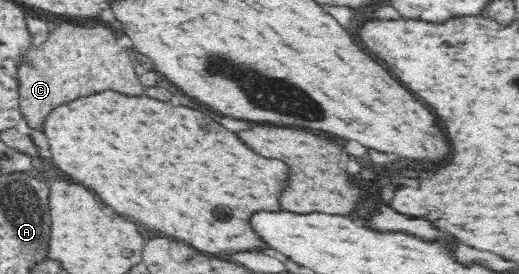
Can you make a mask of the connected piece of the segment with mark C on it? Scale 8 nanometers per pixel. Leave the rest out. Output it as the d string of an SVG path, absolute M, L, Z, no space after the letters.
M63 22L51 30L41 47L30 50L35 66L21 65L18 70L19 109L29 127L45 133L47 116L61 105L104 91L123 95L141 95L143 85L133 71L131 59L123 47L117 45L117 33L101 25L74 25Z

